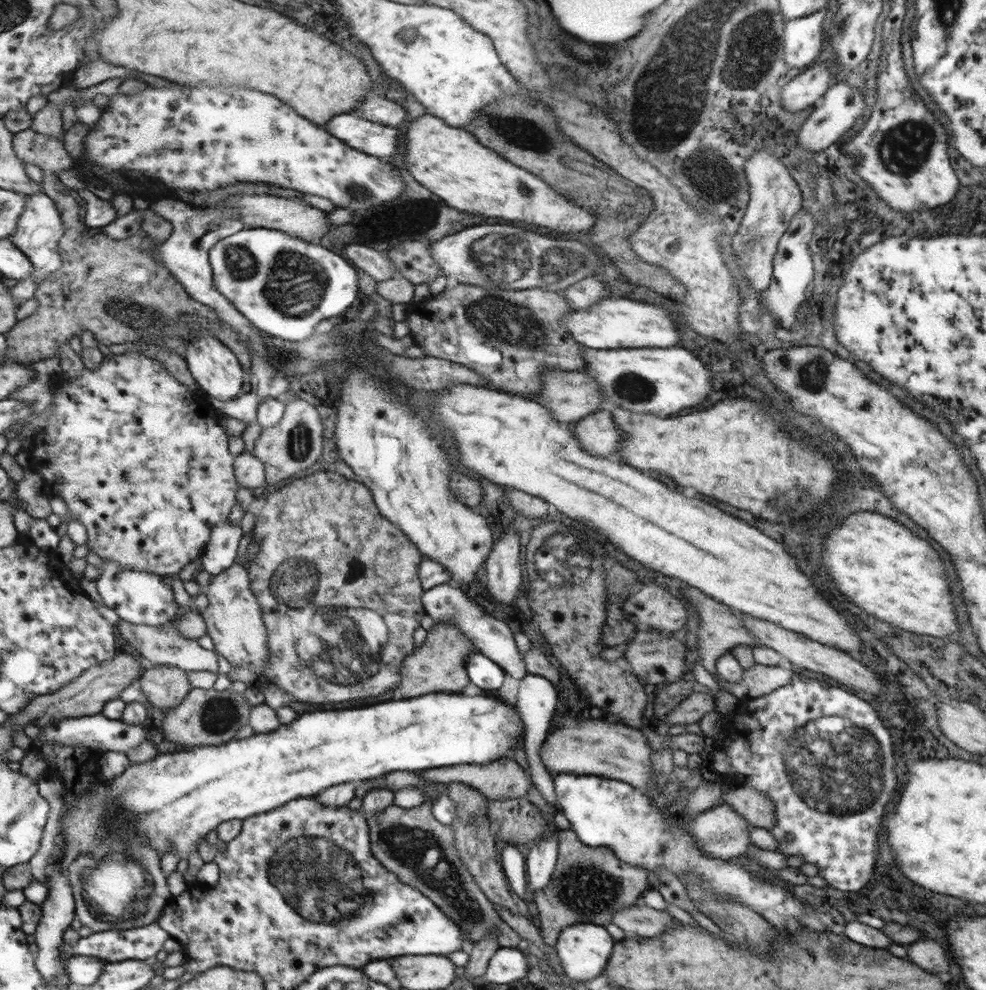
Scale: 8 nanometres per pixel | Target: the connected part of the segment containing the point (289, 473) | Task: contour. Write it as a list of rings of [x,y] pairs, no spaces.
[[[297,399],[287,404],[284,420],[272,428],[263,428],[256,440],[254,454],[261,458],[267,467],[267,483],[282,482],[284,478],[294,478],[296,474],[312,468],[324,454],[324,422],[318,407],[310,402]]]

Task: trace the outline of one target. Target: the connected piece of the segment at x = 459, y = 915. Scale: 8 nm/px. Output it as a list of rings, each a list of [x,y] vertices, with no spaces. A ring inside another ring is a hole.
[[[430,801],[412,808],[392,804],[382,812],[366,817],[374,857],[404,884],[414,886],[438,904],[442,912],[460,928],[465,940],[479,942],[495,935],[499,948],[517,949],[522,938],[498,915],[493,903],[476,884],[454,846],[452,825],[442,824],[432,815]]]

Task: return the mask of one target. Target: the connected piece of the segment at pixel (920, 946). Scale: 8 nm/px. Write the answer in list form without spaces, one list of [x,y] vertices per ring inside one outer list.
[[[932,940],[915,941],[907,946],[909,962],[921,967],[924,971],[932,972],[948,972],[950,964],[948,964],[948,954],[946,950]]]

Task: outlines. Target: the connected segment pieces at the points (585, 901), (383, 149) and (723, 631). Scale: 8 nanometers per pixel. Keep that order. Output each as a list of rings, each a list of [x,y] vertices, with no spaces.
[[[571,829],[559,830],[557,863],[544,889],[532,894],[527,901],[540,922],[542,940],[546,945],[557,944],[560,931],[576,923],[606,926],[620,908],[634,905],[650,887],[644,867],[626,863],[610,847],[589,847],[580,842]]]
[[[340,114],[326,126],[326,130],[342,140],[346,140],[352,148],[372,156],[392,156],[398,150],[398,130],[388,126],[380,126],[352,114]]]
[[[686,586],[682,600],[686,602],[686,606],[692,606],[698,612],[698,616],[700,616],[700,627],[696,632],[696,646],[698,646],[698,652],[700,653],[700,658],[702,658],[702,666],[711,675],[717,675],[716,663],[724,652],[730,651],[736,645],[758,646],[756,638],[742,626],[740,616],[737,615],[738,612],[734,612],[728,606],[709,598],[696,587],[688,588]]]

